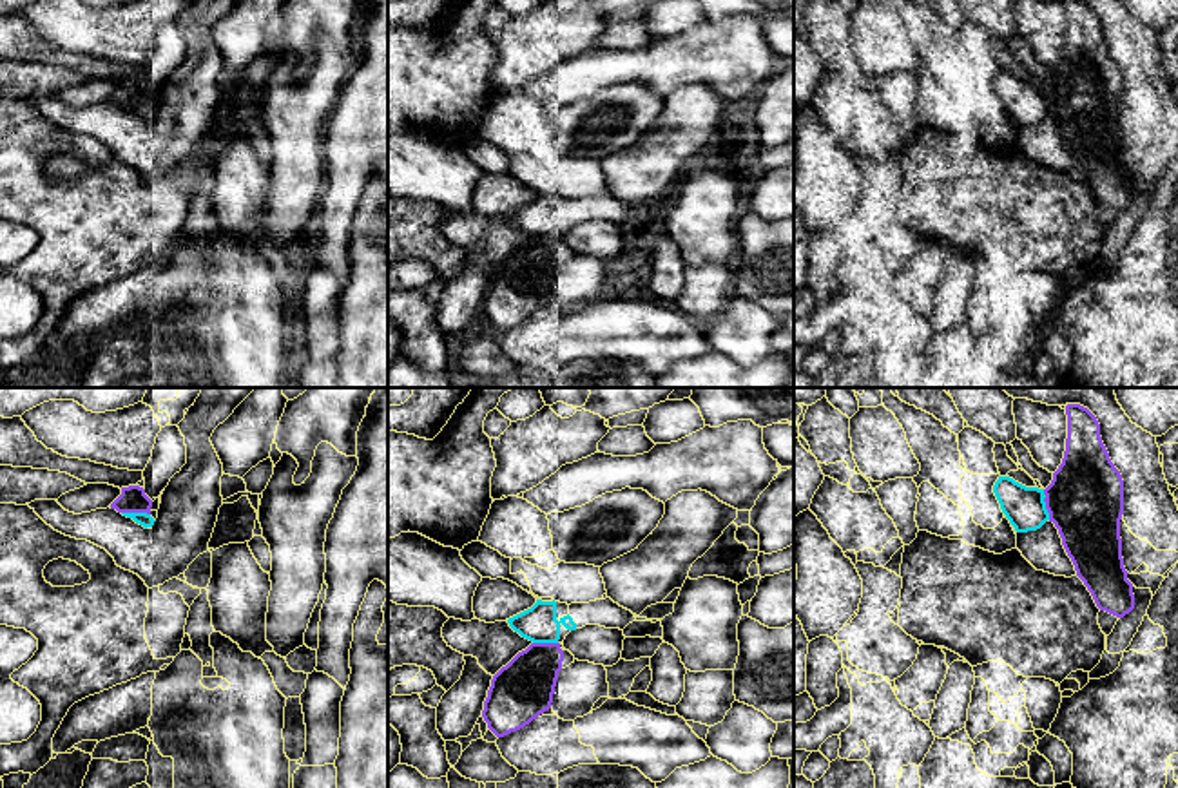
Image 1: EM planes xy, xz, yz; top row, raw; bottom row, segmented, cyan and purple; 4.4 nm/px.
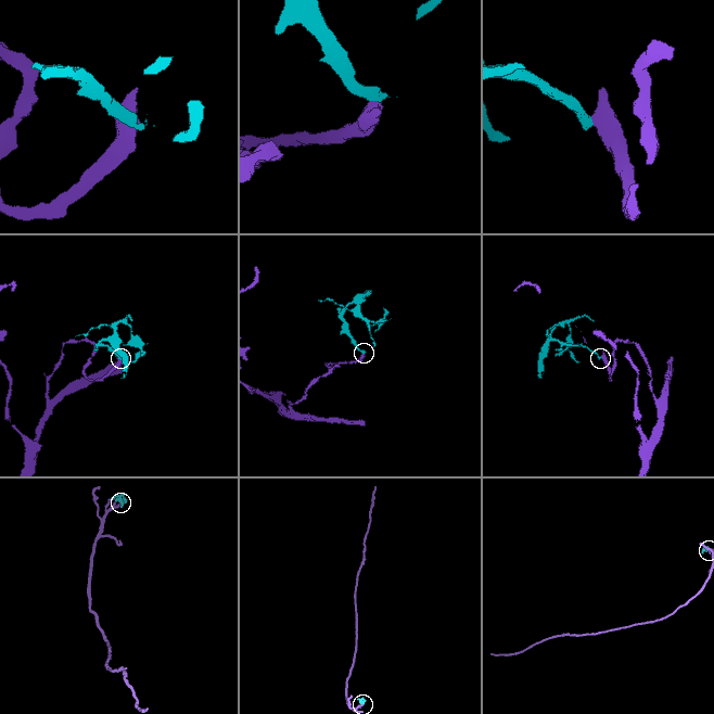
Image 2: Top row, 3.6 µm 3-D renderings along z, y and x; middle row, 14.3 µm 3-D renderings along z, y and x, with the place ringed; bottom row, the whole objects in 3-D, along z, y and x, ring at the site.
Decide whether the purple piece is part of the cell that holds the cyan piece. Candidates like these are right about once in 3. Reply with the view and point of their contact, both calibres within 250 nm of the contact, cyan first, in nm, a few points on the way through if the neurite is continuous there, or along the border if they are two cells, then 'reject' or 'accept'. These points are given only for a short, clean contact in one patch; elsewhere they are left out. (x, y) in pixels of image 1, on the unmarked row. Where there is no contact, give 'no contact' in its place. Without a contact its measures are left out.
contact yz (1044, 98); calibres 180 and 340 nm; reject

